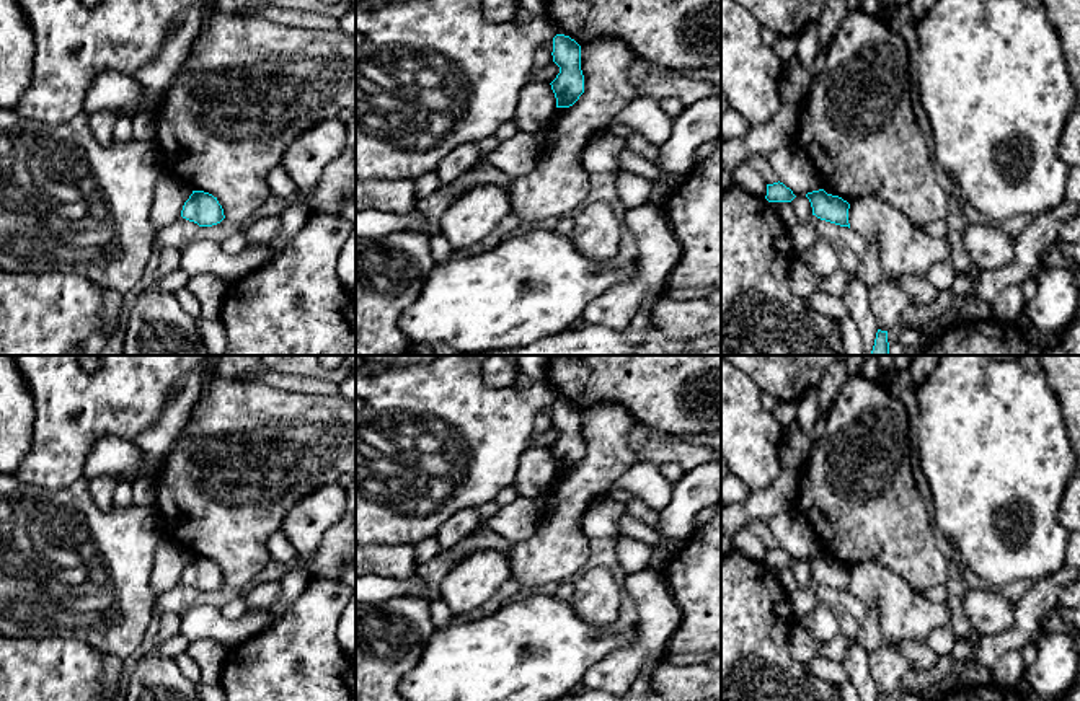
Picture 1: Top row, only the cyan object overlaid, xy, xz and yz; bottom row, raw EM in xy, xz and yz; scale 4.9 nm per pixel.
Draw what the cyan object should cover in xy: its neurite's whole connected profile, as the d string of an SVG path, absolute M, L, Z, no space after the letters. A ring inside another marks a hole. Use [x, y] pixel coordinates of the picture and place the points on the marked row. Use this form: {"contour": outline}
{"contour": "M193 191L183 205L181 217L199 227L212 227L225 218L217 197L204 191Z"}

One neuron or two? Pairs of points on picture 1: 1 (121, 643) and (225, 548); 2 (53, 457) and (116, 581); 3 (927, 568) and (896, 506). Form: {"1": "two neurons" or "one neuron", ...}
{"1": "two neurons", "2": "two neurons", "3": "one neuron"}

